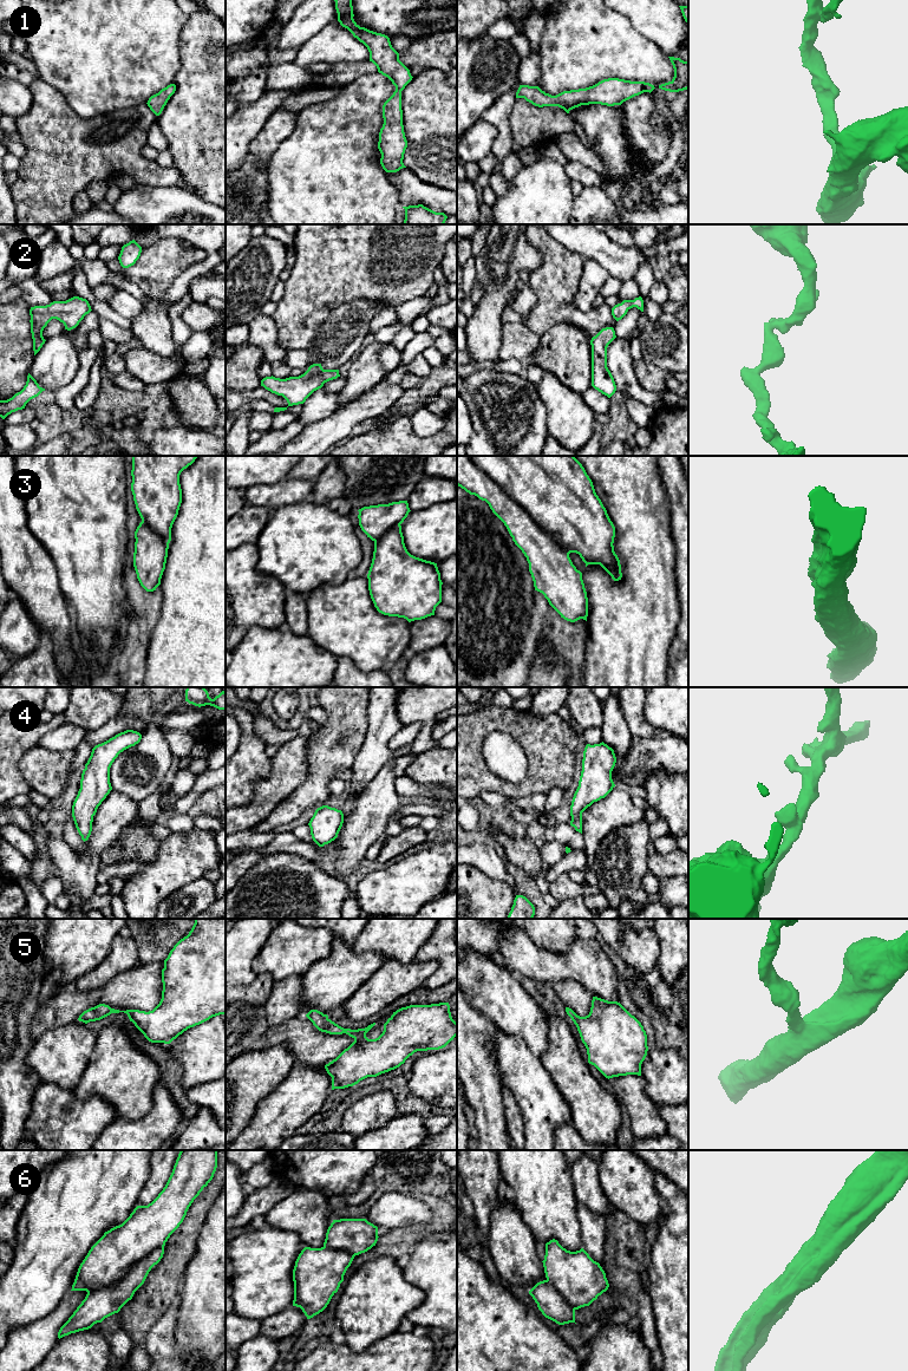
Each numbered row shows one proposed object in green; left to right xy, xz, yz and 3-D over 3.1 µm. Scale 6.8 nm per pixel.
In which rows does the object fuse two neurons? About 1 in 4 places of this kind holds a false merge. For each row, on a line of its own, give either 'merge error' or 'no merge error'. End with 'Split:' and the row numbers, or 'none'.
1: no merge error
2: no merge error
3: no merge error
4: no merge error
5: no merge error
6: no merge error
Split: none

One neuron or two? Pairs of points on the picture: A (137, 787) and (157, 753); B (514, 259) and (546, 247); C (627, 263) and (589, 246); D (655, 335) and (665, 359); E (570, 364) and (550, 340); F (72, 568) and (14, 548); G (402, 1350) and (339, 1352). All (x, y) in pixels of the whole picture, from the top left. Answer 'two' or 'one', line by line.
A: one
B: two
C: one
D: one
E: one
F: two
G: one

